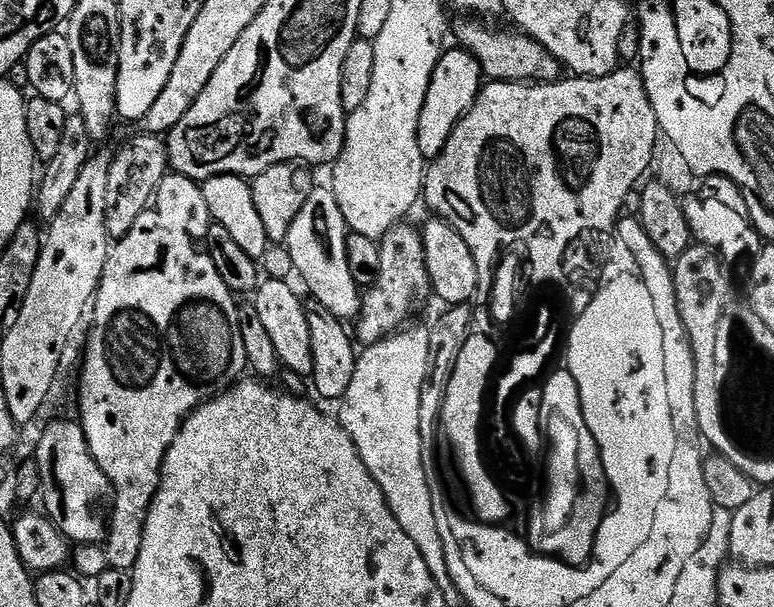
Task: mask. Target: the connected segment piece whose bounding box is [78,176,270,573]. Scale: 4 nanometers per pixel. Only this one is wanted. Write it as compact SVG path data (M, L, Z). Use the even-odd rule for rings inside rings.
M215 176L203 181L202 187L194 180L165 178L160 183L160 189L156 192L156 199L152 207L142 213L138 222L134 222L134 230L130 230L130 234L126 234L111 245L106 270L100 279L100 289L96 291L94 297L94 311L91 313L91 316L93 315L92 333L88 336L88 353L84 356L84 373L80 376L80 416L78 415L78 420L88 439L88 449L92 451L98 466L102 466L106 478L110 478L116 491L116 506L110 521L106 549L109 565L120 571L131 573L132 569L136 567L138 554L142 550L142 538L144 537L148 511L154 502L157 490L160 488L160 476L164 472L164 459L174 442L174 438L180 433L180 427L188 419L189 414L195 412L201 404L205 404L207 400L212 400L222 392L227 392L233 384L245 375L248 368L246 346L242 343L242 326L240 325L237 297L226 286L226 282L222 282L222 277L218 275L214 262L202 247L207 238L208 227L213 221L221 224L233 236L234 242L238 242L239 248L246 250L250 259L257 262L263 261L269 250L270 241L266 234L266 226L262 226L262 217L258 214L258 206L254 206L251 183L245 177Z

